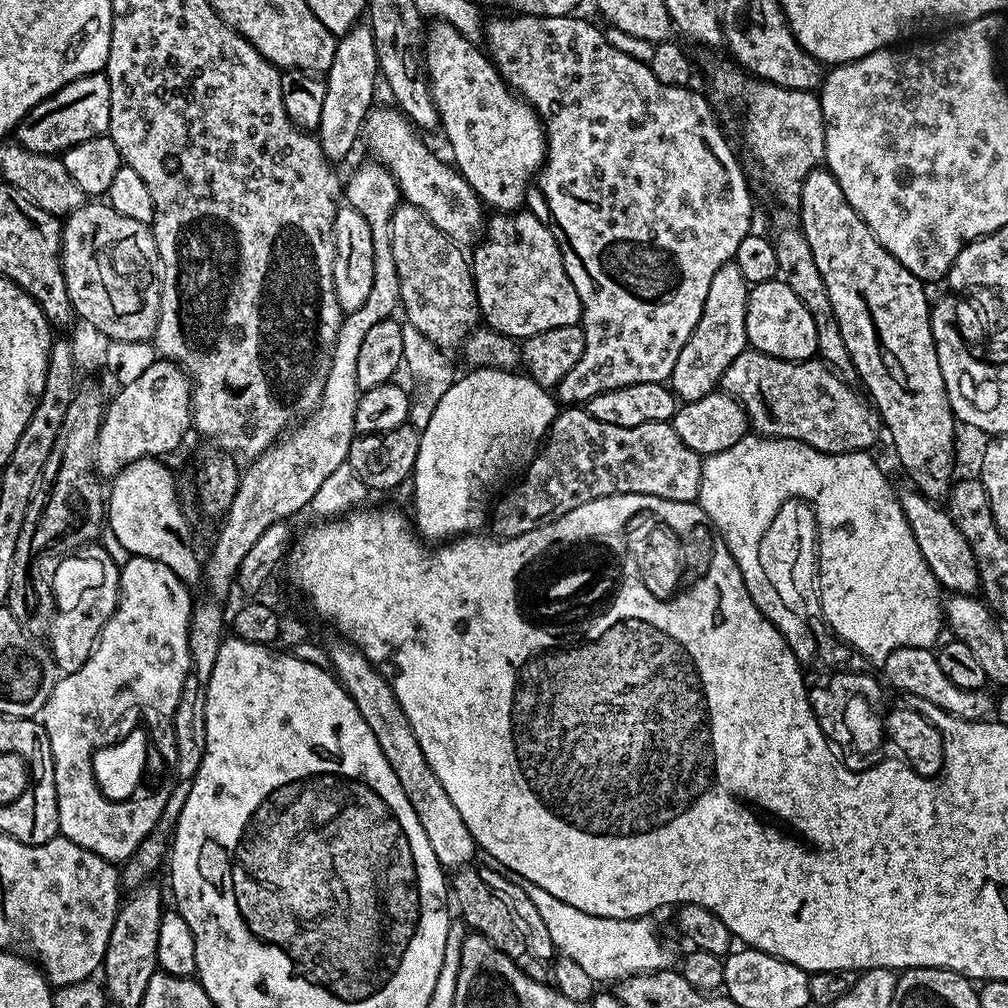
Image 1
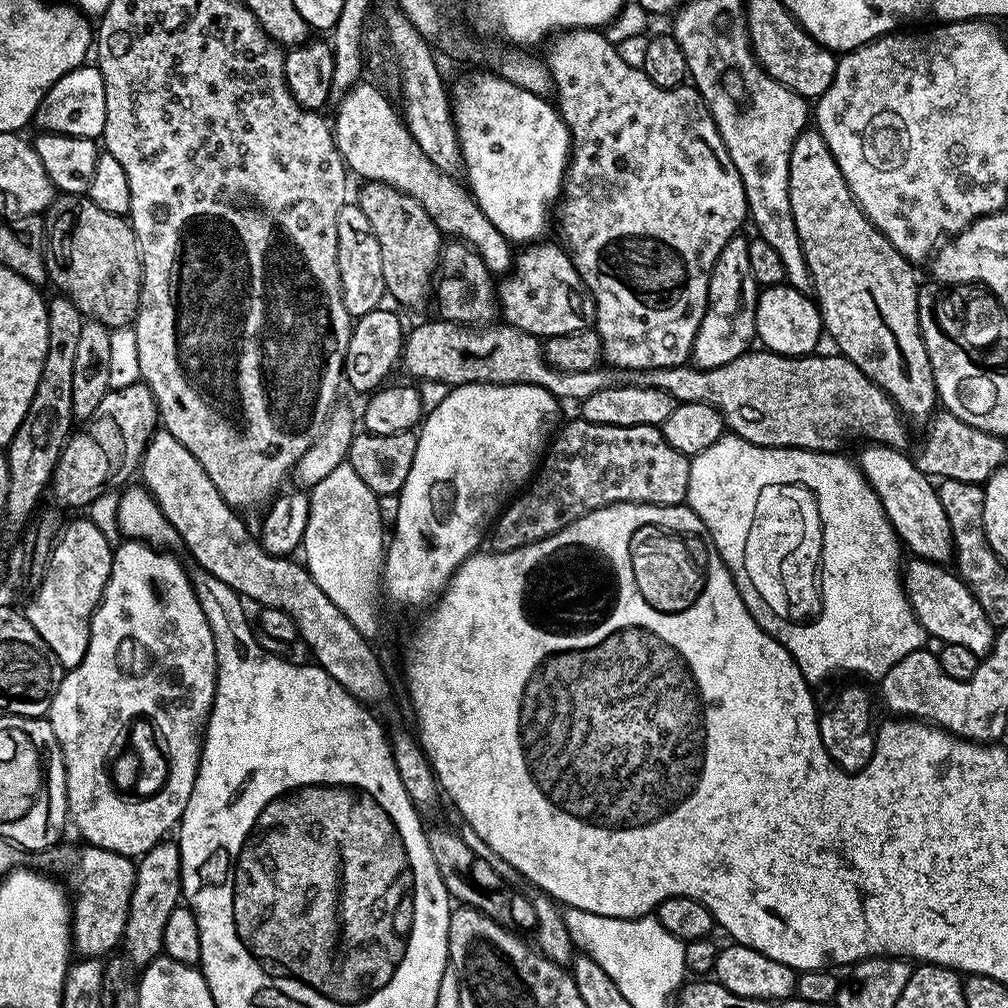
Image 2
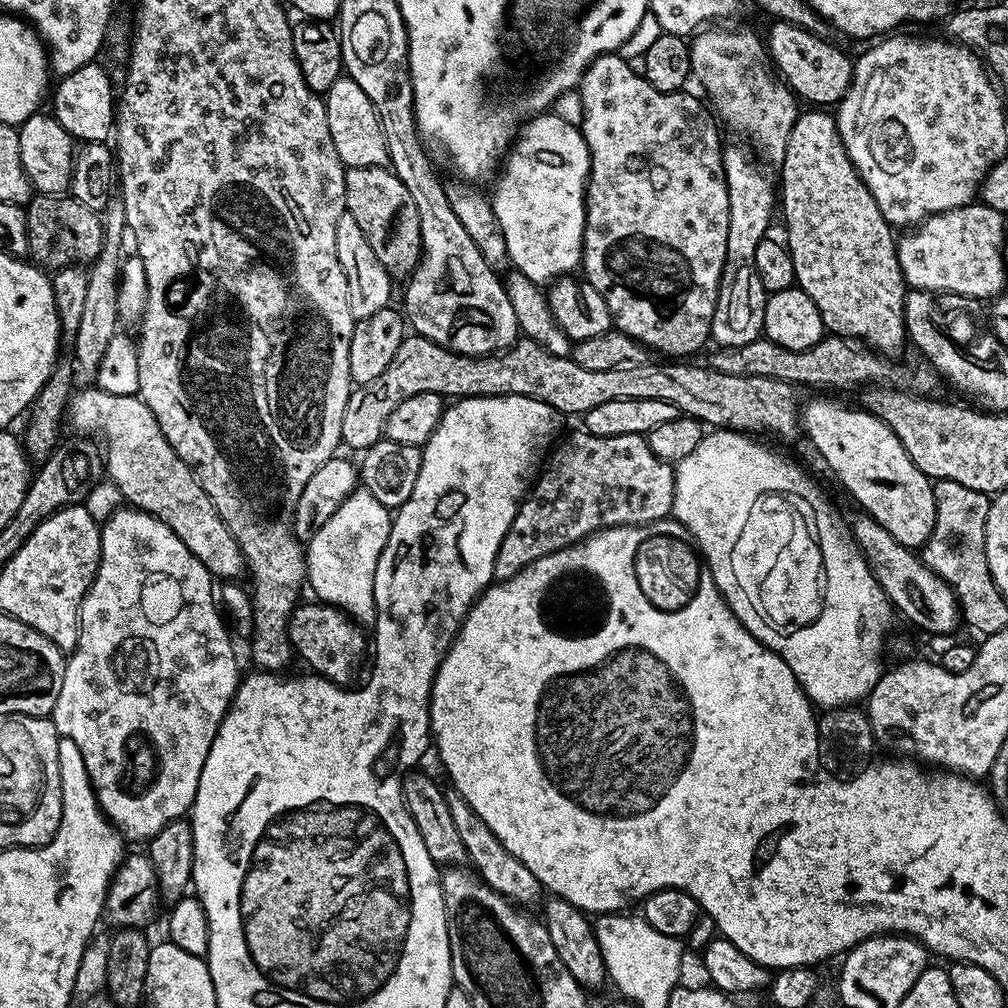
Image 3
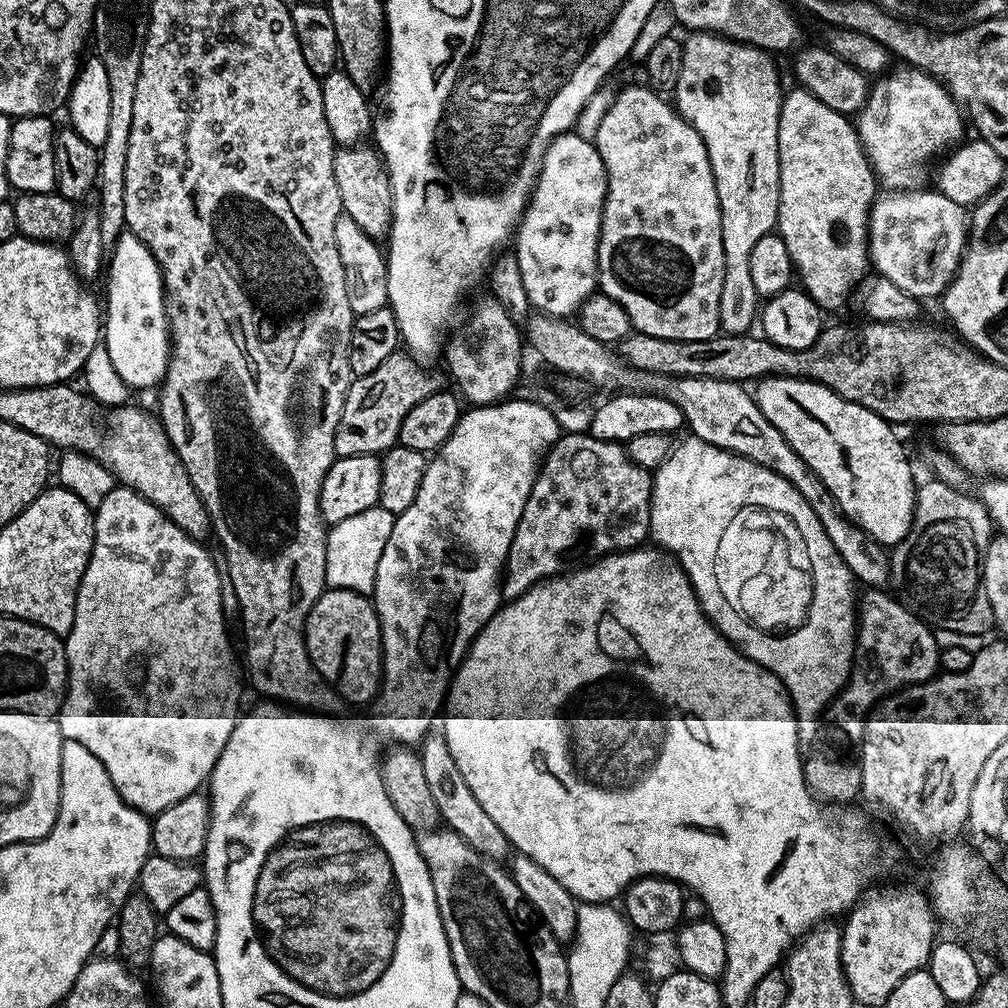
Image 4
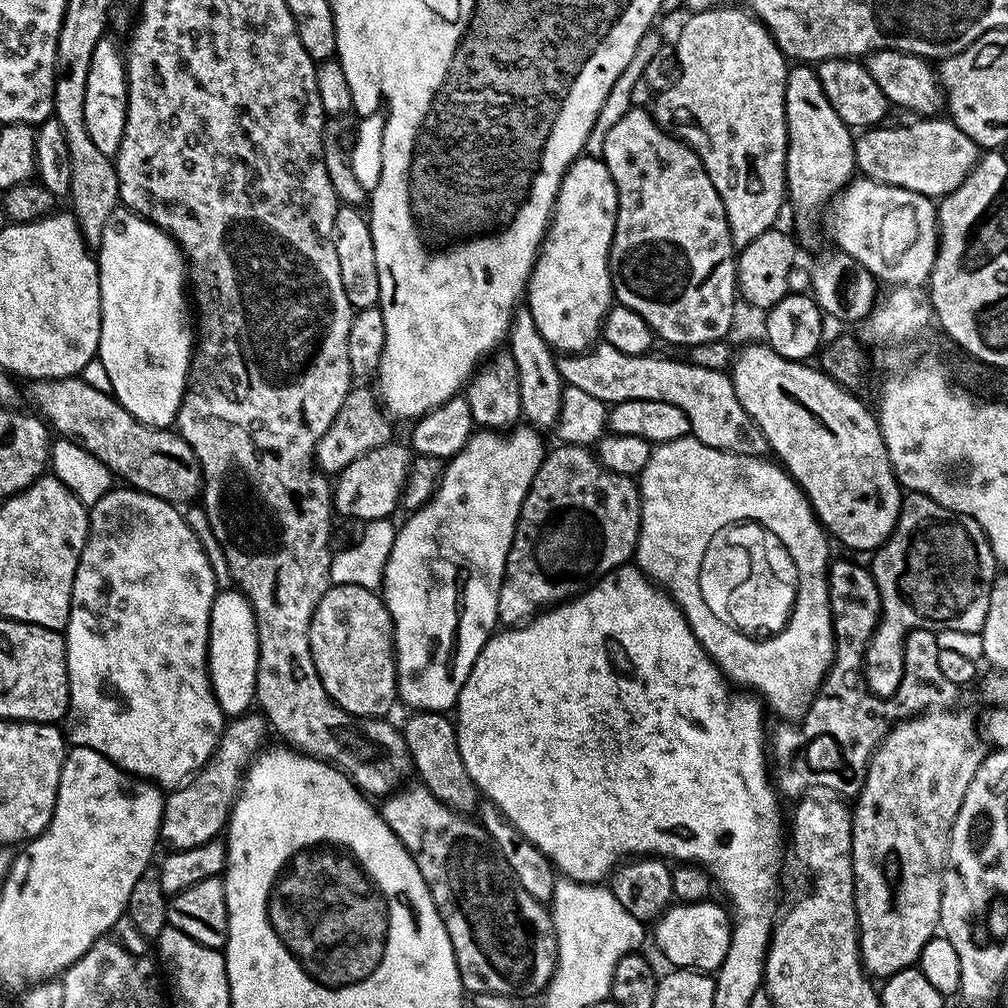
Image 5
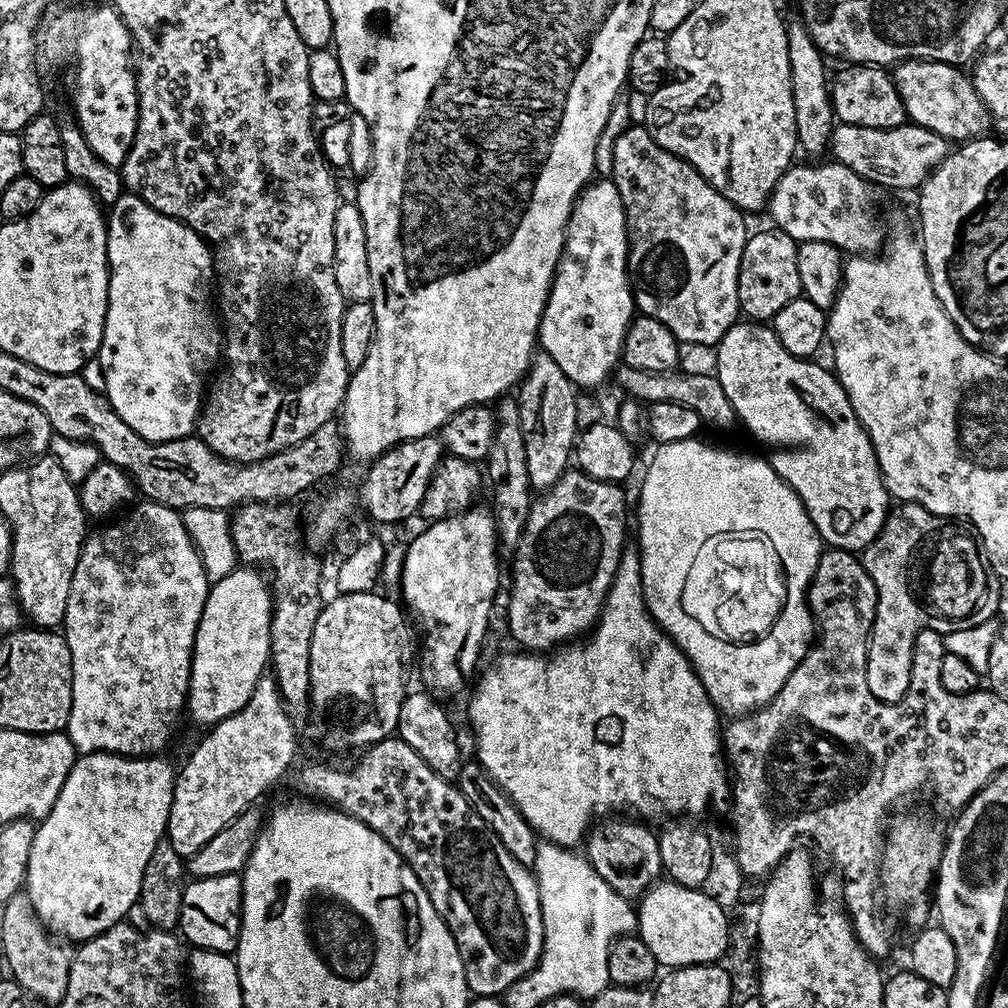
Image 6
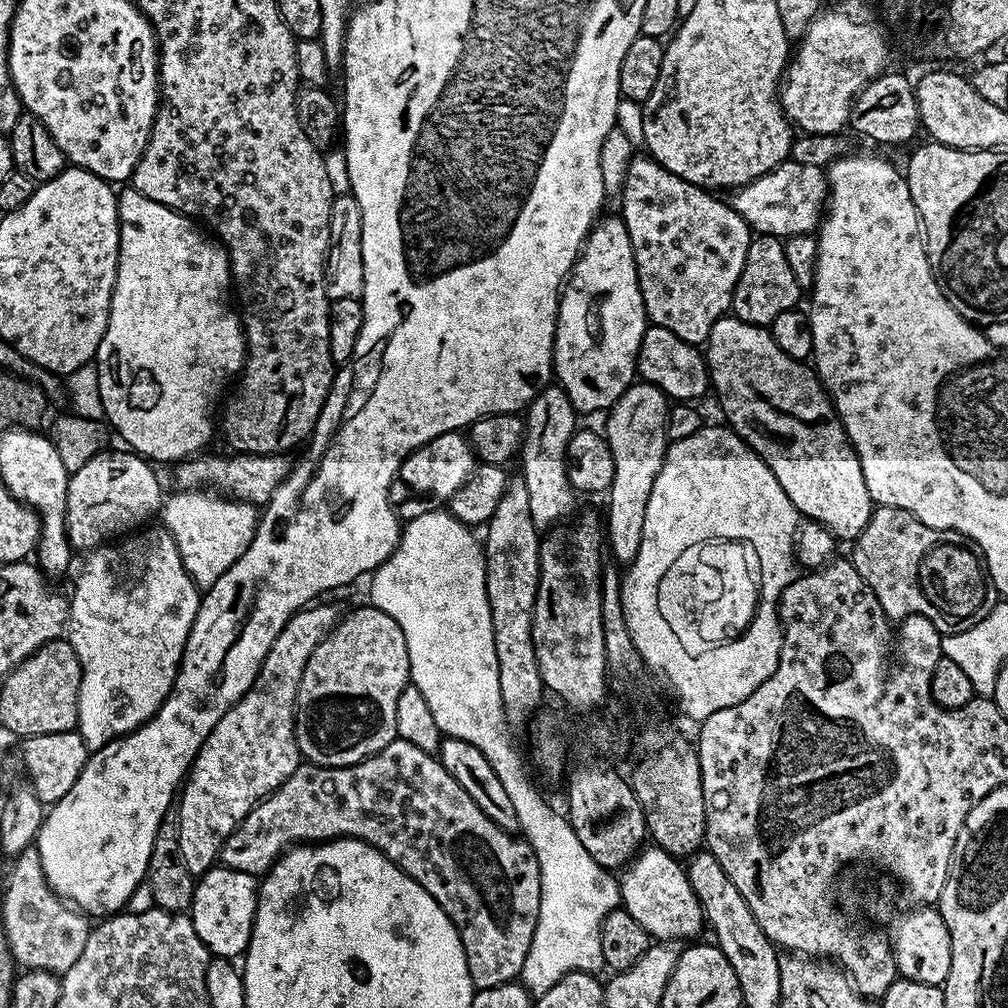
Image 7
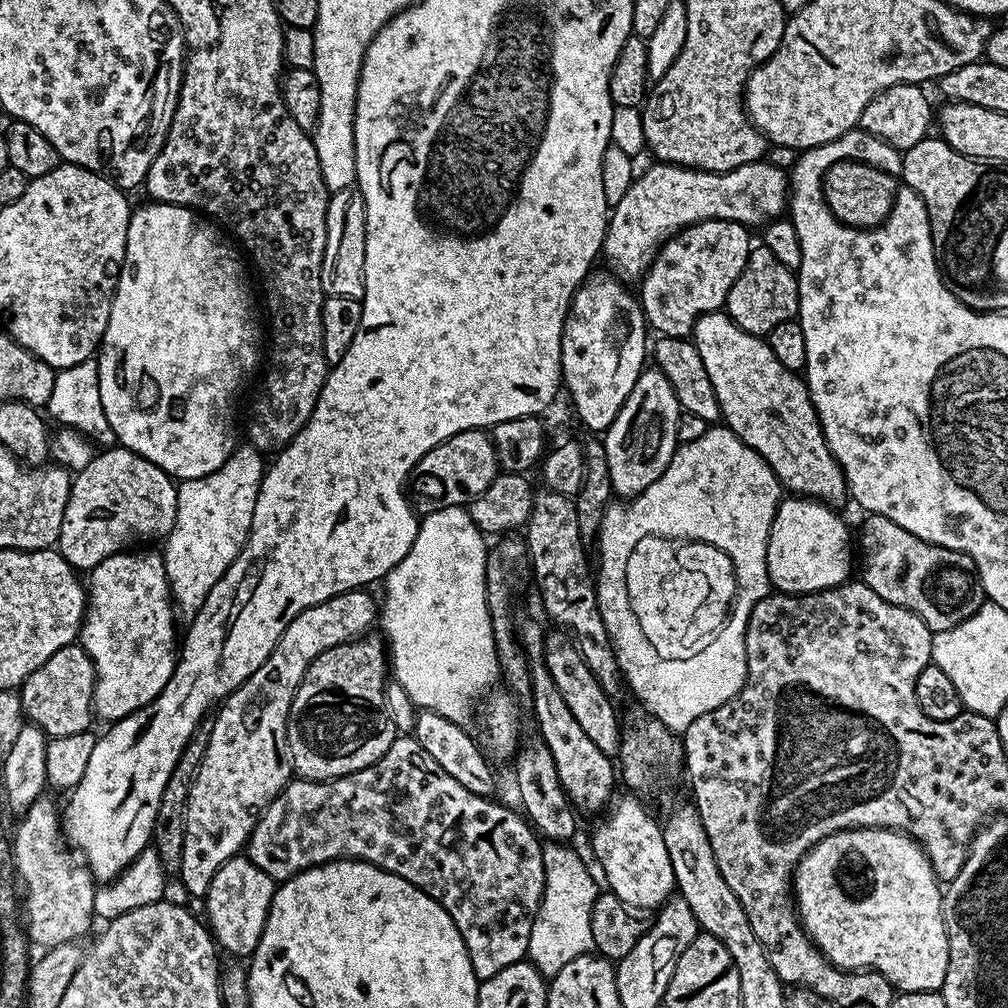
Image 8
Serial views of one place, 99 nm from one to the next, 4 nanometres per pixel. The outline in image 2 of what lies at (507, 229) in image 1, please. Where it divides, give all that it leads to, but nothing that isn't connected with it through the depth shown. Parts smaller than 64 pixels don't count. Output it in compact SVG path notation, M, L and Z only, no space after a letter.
M536 242L515 257L510 274L498 284L498 312L507 323L541 338L580 332L589 327L594 305L567 251L559 243Z

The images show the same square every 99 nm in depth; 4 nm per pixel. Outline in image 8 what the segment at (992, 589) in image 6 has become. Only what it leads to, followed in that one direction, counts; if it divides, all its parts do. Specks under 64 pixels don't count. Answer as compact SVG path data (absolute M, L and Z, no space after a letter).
M869 515L867 519L860 528L860 540L858 536L858 560L859 563L860 560L864 563L864 584L870 586L870 590L874 590L878 598L910 610L915 616L922 618L922 622L926 622L933 634L945 632L966 622L966 618L974 615L986 602L984 587L974 566L974 558L970 558L964 552L926 542L910 534L910 530L902 530L902 526L898 526L898 522L890 518Z

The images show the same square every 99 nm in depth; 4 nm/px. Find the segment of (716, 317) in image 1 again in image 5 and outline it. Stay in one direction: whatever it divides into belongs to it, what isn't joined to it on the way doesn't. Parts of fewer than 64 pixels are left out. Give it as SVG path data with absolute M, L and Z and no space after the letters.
M717 6L687 17L689 20L680 28L680 37L674 40L680 77L670 90L659 93L654 100L657 124L689 144L698 154L706 174L710 174L710 182L714 182L714 190L718 190L722 198L732 242L737 249L754 242L758 234L766 234L766 230L777 227L779 220L776 219L786 208L786 78L790 67L767 26L751 11L741 8Z

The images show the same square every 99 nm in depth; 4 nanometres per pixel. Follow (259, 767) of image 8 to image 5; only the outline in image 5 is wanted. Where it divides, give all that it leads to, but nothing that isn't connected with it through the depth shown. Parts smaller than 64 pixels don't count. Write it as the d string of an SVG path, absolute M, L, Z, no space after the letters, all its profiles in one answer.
M252 715L235 717L225 727L224 735L220 737L214 754L204 763L204 767L181 788L167 793L164 812L160 815L160 840L168 843L169 849L202 846L202 842L215 840L225 831L232 804L242 787L244 773L261 751L265 743L264 735L270 732L263 715Z

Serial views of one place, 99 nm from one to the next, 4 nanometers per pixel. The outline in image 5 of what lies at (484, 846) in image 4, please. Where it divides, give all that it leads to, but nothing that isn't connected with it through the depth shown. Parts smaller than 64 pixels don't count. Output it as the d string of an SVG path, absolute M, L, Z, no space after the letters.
M413 711L409 716L412 717L402 724L402 731L415 775L420 775L417 776L419 783L424 784L430 794L450 810L475 813L482 797L470 774L466 774L466 762L462 762L462 754L458 750L455 723L443 712Z

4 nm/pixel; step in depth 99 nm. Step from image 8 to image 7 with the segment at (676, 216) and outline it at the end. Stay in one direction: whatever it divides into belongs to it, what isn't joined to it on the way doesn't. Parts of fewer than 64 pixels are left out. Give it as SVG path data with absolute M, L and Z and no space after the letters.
M791 159L783 160L778 167L771 168L766 174L758 179L751 180L743 188L735 189L734 207L736 212L748 223L753 233L765 236L803 236L811 233L821 223L822 213L826 208L826 197L828 194L828 182L823 167L802 165Z

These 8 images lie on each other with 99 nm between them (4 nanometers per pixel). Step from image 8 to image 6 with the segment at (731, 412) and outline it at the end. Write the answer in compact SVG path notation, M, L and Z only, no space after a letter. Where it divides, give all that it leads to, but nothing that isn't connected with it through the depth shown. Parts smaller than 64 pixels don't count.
M737 322L732 324L730 330L726 330L726 334L720 339L720 343L715 345L714 352L716 352L714 375L717 382L722 386L722 390L726 390L726 398L730 398L730 402L736 411L737 421L741 425L744 423L748 427L749 434L762 447L768 448L769 453L767 452L766 456L768 463L796 491L798 498L804 504L805 510L808 511L808 516L814 522L816 532L820 535L821 541L833 548L845 548L847 552L863 553L864 547L870 542L874 542L874 538L882 530L884 519L888 517L890 497L884 485L884 479L880 473L880 467L876 461L876 455L868 437L868 431L863 428L860 424L860 419L854 414L854 406L850 406L846 390L842 390L842 386L836 380L835 371L829 370L827 367L824 369L822 365L815 364L817 362L815 359L801 358L790 354L790 350L786 350L786 346L782 346L782 342L778 342L776 331L764 322Z

